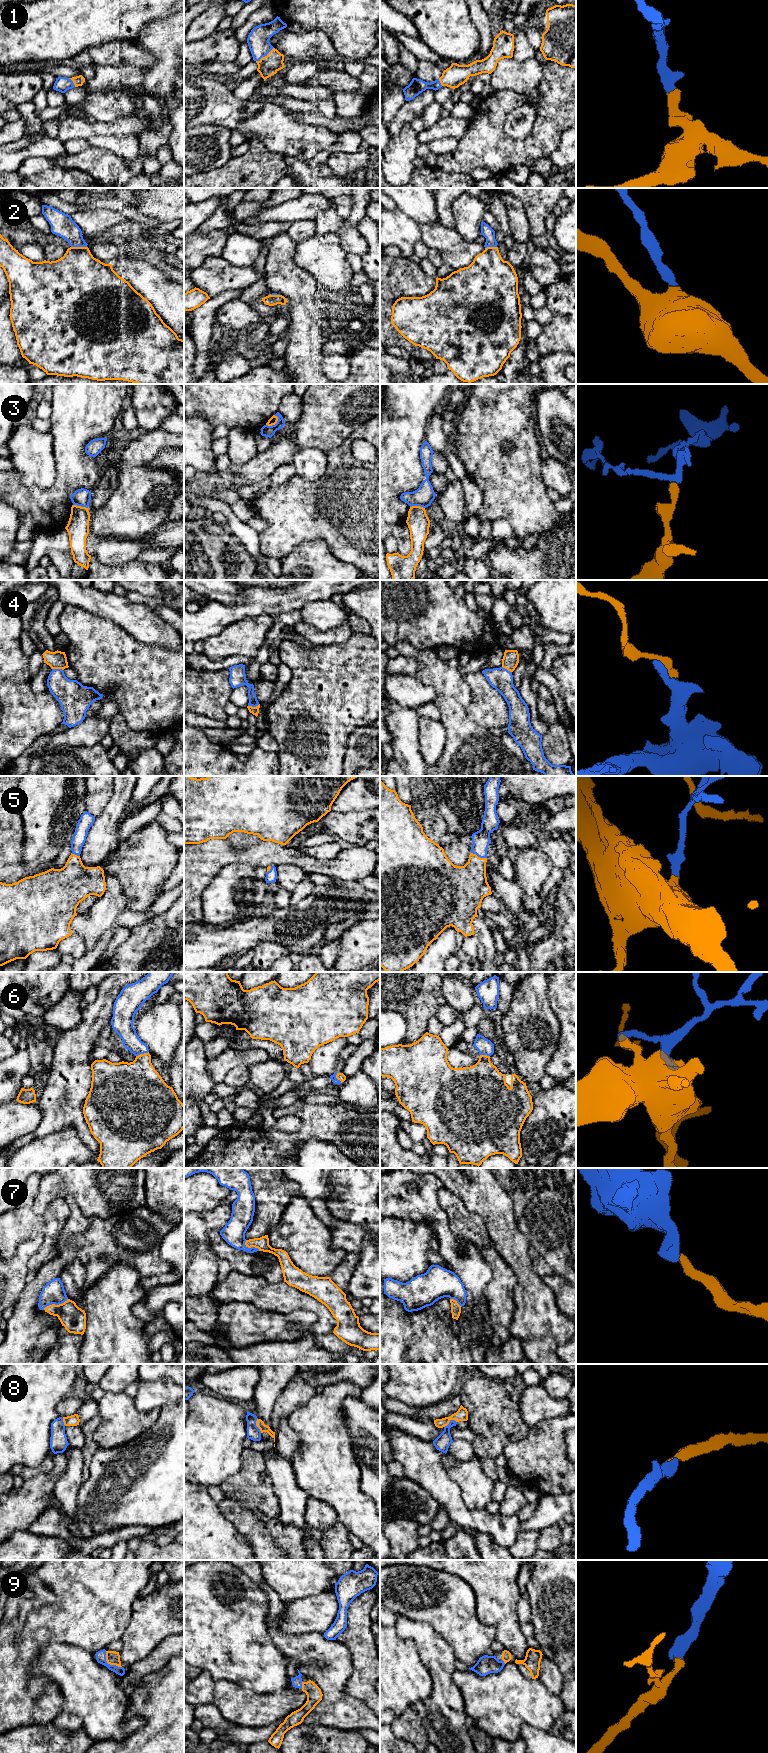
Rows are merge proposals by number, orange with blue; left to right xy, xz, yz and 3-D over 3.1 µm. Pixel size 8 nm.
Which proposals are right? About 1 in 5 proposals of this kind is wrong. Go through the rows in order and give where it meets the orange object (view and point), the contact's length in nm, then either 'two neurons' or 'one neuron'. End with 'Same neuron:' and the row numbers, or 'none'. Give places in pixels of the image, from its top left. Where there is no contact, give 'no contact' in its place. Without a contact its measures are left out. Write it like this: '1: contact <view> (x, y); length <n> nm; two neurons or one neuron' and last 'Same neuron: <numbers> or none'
1: contact xz (265, 56); length 180 nm; one neuron
2: contact xy (79, 247); length 130 nm; one neuron
3: contact xz (273, 424); length 120 nm; two neurons
4: contact xz (253, 707); length 100 nm; two neurons
5: contact yz (479, 857); length 140 nm; one neuron
6: contact xy (142, 1054); length 110 nm; one neuron
7: contact xy (54, 1304); length 220 nm; one neuron
8: contact yz (449, 1421); length 120 nm; one neuron
9: contact xy (109, 1663); length 190 nm; one neuron
Same neuron: 1, 2, 5, 6, 7, 8, 9

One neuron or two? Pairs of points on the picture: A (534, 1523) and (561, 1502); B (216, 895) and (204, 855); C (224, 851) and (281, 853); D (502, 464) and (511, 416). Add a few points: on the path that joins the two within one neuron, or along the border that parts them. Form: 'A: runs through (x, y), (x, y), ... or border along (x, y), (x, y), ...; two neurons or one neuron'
A: runs through (541, 1518), (555, 1507); one neuron
B: border along (230, 864), (216, 874), (203, 892), (201, 900); two neurons
C: runs through (238, 855), (267, 854); one neuron
D: runs through (498, 452), (499, 428); one neuron

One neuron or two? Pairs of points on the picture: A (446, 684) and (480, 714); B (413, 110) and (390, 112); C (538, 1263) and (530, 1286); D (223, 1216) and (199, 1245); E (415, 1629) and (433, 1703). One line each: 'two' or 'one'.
A: two
B: two
C: two
D: one
E: one

